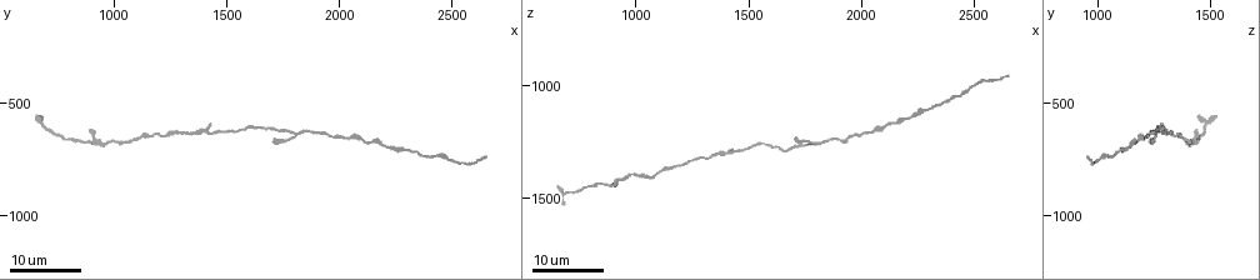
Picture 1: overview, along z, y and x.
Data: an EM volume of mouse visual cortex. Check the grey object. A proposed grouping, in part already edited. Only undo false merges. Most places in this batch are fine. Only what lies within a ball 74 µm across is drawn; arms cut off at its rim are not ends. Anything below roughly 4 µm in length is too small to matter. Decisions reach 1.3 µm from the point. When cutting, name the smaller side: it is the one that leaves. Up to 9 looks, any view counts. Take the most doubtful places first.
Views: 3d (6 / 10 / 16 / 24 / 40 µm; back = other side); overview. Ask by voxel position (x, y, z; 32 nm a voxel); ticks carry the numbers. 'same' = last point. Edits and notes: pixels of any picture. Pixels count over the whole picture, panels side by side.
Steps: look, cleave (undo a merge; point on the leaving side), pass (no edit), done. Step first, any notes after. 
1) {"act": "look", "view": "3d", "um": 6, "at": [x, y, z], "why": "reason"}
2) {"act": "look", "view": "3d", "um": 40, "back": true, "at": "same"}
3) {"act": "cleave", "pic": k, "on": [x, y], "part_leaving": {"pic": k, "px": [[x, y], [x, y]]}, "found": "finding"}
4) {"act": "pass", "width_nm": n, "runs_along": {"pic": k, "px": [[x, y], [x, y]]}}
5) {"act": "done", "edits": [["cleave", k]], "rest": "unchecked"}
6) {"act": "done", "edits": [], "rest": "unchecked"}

{"act": "look", "view": "3d", "um": 16, "at": [1420, 630, 1290], "why": "calibre changes"}

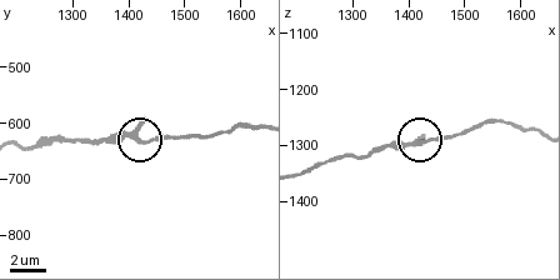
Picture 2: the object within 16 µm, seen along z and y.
{"act": "look", "view": "3d", "um": 6, "at": [1425, 635, 1295]}

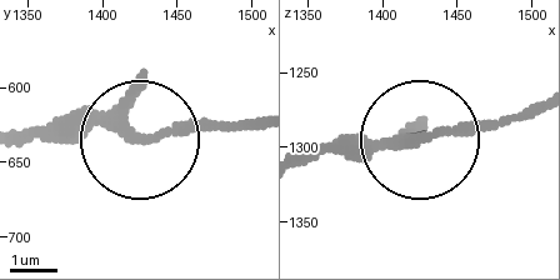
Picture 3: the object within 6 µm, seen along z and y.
{"act": "pass", "width_nm": 210, "runs_along": {"pic": 3, "px": [[534, 106], [379, 150], [300, 158]]}, "found": "one neuron here"}

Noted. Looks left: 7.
{"act": "look", "view": "3d", "um": 16, "at": [1660, 600, 1290]}

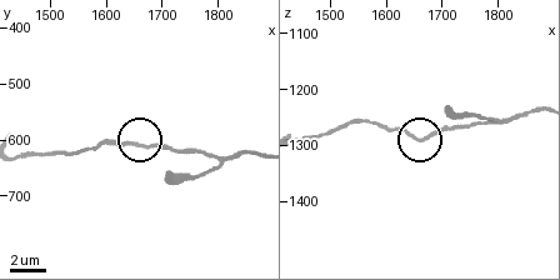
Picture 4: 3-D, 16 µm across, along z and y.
{"act": "look", "view": "3d", "um": 6, "at": [1650, 610, 1290]}

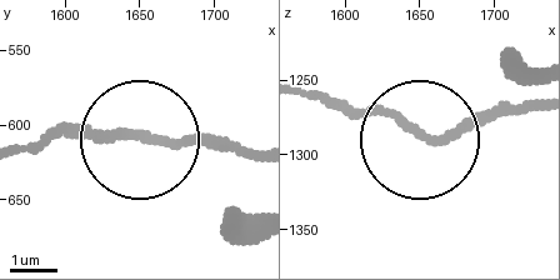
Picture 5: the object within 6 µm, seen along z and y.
{"act": "pass", "runs_along": {"pic": 5, "px": [[421, 134], [533, 110]]}, "found": "all the same neuron"}

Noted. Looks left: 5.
{"act": "look", "view": "3d", "um": 16, "at": [2410, 730, 1050], "why": "calibre changes"}

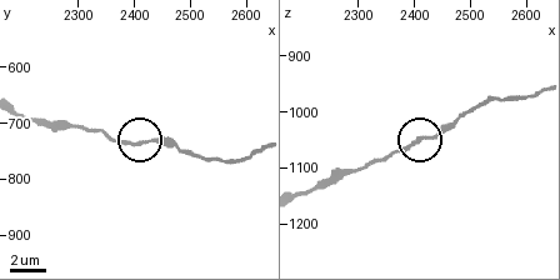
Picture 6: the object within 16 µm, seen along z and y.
{"act": "look", "view": "3d", "um": 6, "at": [2415, 735, 1045], "why": "closer look"}

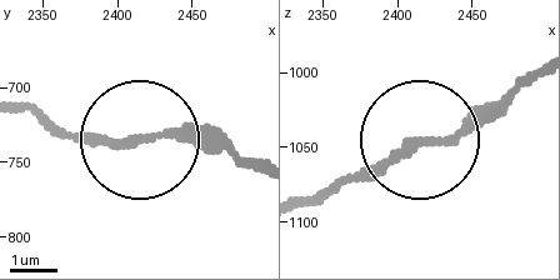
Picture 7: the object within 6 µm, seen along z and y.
{"act": "pass", "runs_along": {"pic": 7, "px": [[30, 108], [126, 144], [210, 133], [258, 156]]}, "found": "one neuron here"}

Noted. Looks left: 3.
{"act": "look", "view": "3d", "um": 16, "at": [900, 670, 1420], "why": "calibre changes"}

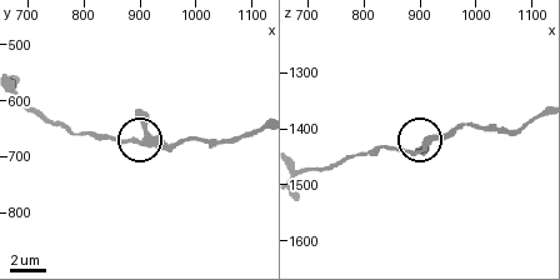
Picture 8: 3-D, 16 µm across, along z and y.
{"act": "look", "view": "3d", "um": 6, "at": [905, 675, 1430]}

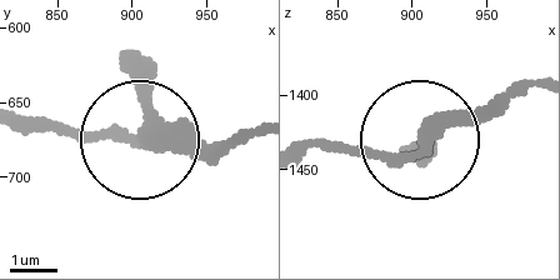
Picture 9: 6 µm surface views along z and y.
{"act": "pass", "arms": 3, "runs_along": {"pic": 9, "px": [[254, 134], [159, 150], [28, 126]]}, "found": "one neuron here"}

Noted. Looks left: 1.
{"act": "done", "edits": [], "rest": "unchecked"}

